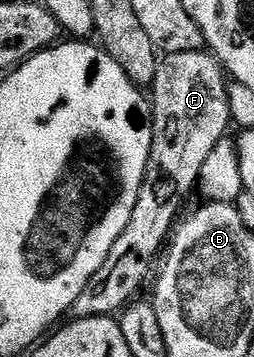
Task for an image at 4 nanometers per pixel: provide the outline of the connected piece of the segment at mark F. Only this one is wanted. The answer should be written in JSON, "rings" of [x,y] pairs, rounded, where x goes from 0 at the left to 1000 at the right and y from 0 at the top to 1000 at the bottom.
{"rings":[[[807,137],[650,154],[626,171],[606,216],[598,317],[598,415],[567,515],[551,527],[551,560],[535,560],[504,639],[488,639],[472,672],[441,683],[425,728],[409,728],[394,762],[378,762],[354,798],[315,818],[283,871],[295,894],[461,882],[547,832],[543,810],[571,796],[575,776],[579,790],[594,776],[630,703],[657,686],[720,597],[732,552],[783,518],[803,459],[819,437],[835,437],[835,415],[894,384],[902,364],[890,361],[913,353],[906,241],[870,174]]]}

